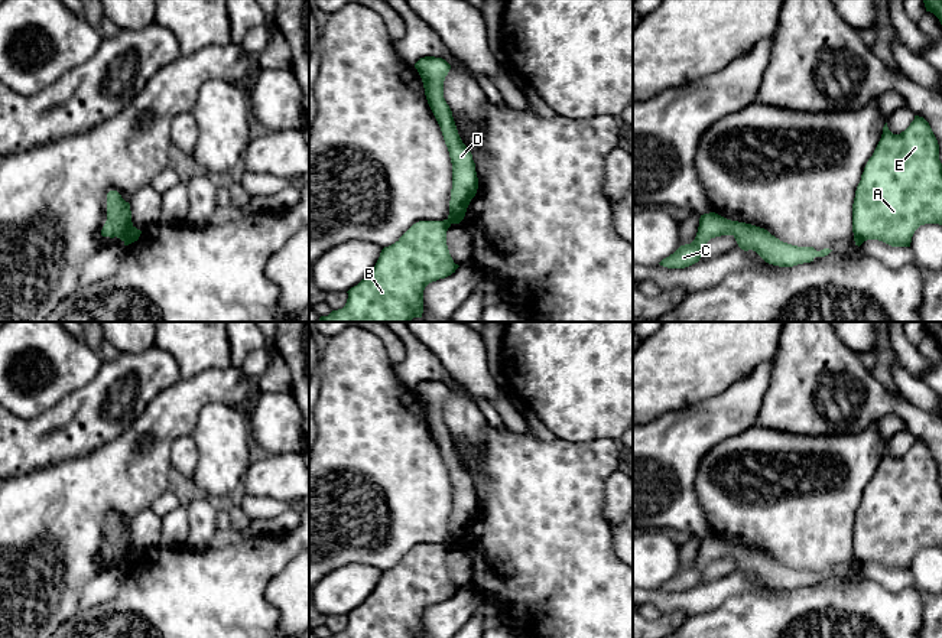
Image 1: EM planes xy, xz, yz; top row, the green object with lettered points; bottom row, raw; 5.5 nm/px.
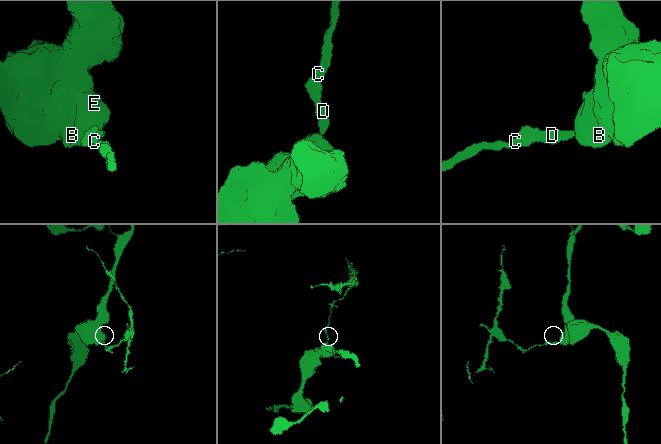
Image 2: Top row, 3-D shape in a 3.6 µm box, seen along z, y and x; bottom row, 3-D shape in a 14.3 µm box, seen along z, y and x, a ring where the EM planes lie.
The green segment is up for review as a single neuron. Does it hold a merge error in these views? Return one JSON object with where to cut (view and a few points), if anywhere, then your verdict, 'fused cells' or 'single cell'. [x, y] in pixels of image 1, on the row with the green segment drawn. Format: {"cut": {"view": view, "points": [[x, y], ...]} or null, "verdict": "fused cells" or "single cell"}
{"cut": {"view": "xy", "points": [[132, 225], [123, 240]]}, "verdict": "fused cells"}

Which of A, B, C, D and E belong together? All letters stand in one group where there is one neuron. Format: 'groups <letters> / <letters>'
groups A B E / C D

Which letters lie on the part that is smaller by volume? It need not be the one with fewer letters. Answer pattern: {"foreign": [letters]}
{"foreign": ["C", "D"]}

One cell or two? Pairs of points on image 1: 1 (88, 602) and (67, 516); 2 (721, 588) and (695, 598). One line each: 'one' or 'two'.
1: two
2: one

